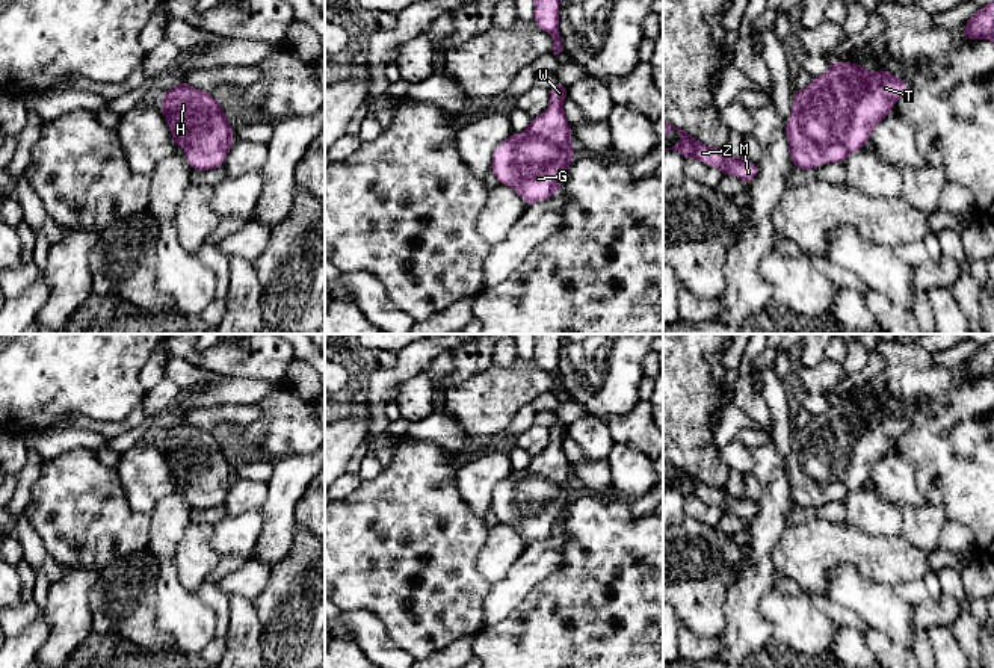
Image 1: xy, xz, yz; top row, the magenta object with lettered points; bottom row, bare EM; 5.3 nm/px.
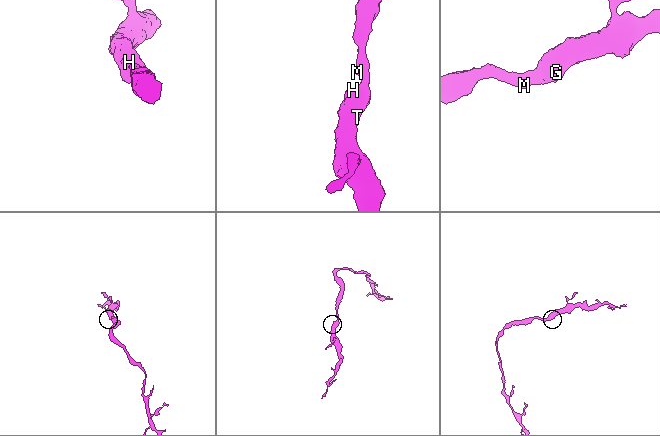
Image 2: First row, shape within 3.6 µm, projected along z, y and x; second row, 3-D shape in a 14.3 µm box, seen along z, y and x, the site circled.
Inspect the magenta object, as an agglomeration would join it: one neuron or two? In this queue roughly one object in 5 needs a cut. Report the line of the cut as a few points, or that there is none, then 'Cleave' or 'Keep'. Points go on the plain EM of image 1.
No split. Keep

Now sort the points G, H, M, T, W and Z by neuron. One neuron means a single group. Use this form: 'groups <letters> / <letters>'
groups G H M T W Z

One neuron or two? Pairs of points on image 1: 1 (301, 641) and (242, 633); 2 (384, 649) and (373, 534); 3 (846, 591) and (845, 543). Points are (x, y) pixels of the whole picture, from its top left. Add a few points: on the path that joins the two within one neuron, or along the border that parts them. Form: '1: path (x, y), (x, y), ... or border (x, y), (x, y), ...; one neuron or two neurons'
1: border (253, 602), (260, 624), (262, 652); two neurons
2: border (348, 609), (370, 611), (404, 650); two neurons
3: border (875, 582), (840, 562), (827, 576), (825, 594); two neurons

